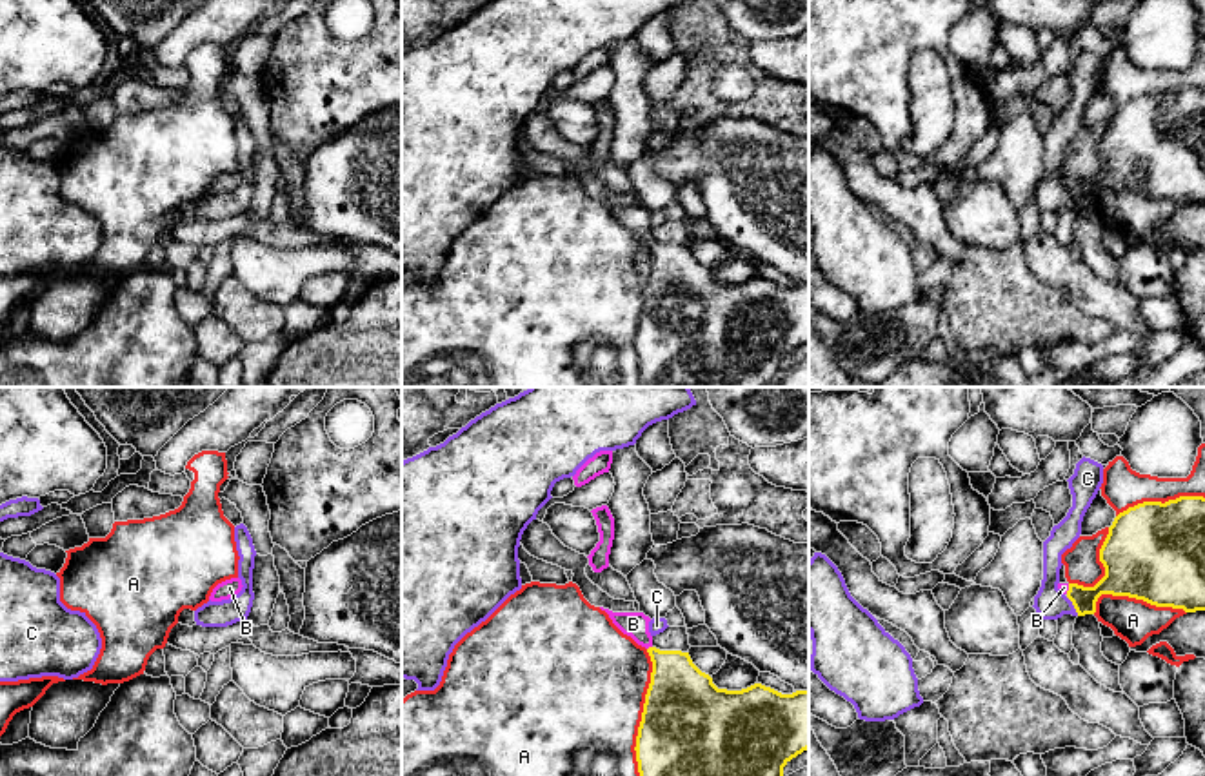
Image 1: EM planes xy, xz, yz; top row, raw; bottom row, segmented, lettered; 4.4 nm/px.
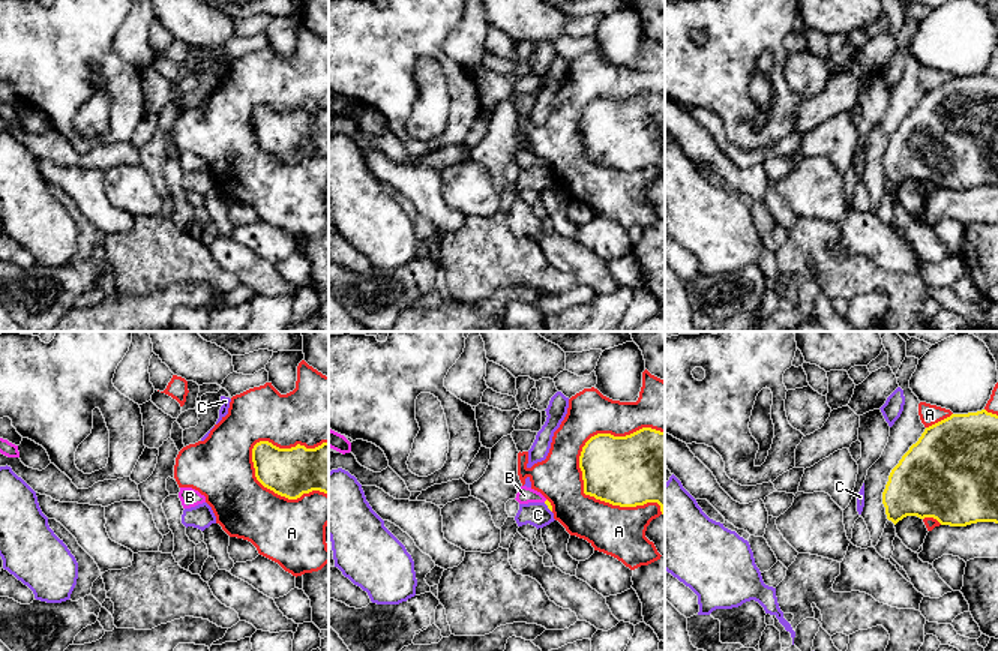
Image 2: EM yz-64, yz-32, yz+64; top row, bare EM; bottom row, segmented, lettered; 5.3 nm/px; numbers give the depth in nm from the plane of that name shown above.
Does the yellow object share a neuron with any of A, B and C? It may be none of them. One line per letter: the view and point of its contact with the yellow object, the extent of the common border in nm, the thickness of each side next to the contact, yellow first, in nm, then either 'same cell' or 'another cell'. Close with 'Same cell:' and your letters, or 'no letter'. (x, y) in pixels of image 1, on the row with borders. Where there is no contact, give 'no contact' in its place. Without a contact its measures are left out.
A: xz (642, 713) | 550 nm | 440/500 nm | another cell
B: xz (649, 647) | 30 nm | 280/110 nm | same cell
C: yz (1073, 604) | 110 nm | 160/140 nm | another cell
Same cell: B

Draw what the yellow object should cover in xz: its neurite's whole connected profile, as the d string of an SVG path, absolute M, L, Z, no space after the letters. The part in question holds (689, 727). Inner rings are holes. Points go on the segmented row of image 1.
M600 609L645 647L652 662L634 747L640 776L783 776L783 767L809 749L809 691L782 694L762 683L742 691L718 689L689 652L652 645L649 616Z

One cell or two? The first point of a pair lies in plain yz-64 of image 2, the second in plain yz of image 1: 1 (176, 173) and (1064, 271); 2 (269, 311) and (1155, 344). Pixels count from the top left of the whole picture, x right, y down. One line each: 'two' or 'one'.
1: one
2: one

